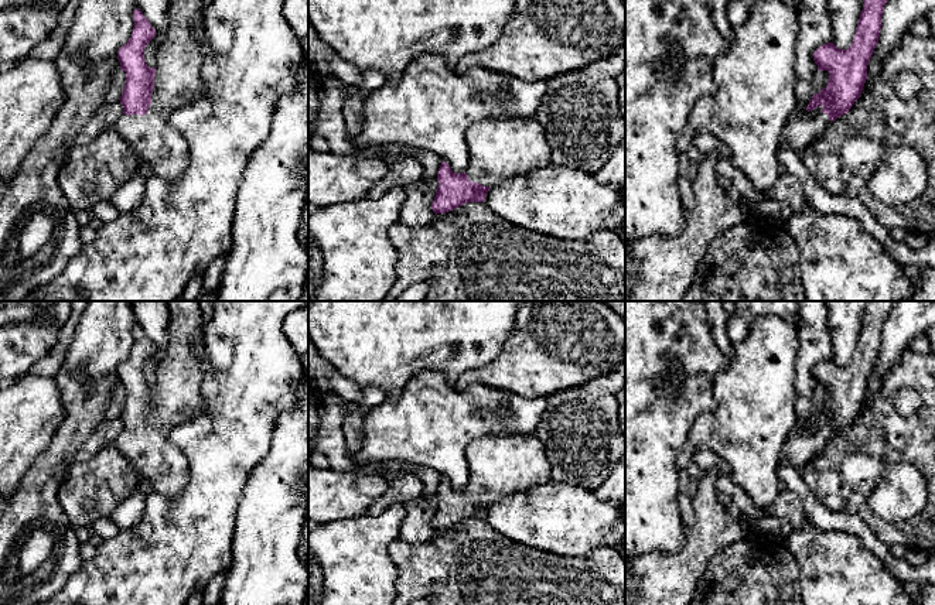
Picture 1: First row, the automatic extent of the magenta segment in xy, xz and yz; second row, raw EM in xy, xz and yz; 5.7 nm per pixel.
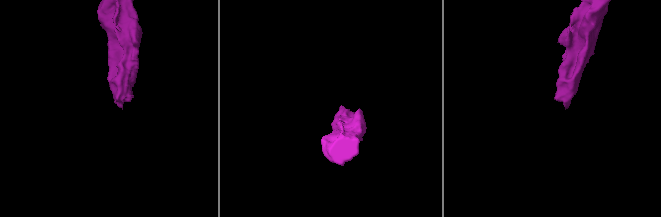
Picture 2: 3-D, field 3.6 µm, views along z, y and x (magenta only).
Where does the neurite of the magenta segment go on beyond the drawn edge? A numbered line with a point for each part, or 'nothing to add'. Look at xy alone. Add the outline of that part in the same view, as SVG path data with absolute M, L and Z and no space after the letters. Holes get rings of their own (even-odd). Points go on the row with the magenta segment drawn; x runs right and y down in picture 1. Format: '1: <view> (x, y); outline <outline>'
1: xy (161, 149); outline M170 0L165 37L156 55L154 89L151 105L144 116L122 114L113 126L141 160L141 170L151 171L167 182L177 182L188 165L188 144L171 127L168 114L180 106L195 102L201 93L201 64L205 47L199 40L201 0Z

